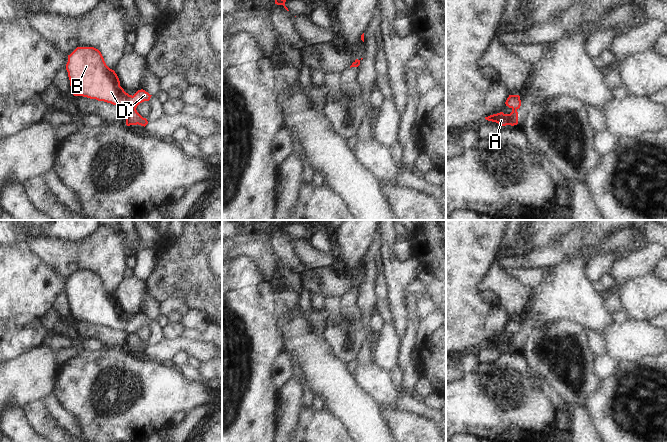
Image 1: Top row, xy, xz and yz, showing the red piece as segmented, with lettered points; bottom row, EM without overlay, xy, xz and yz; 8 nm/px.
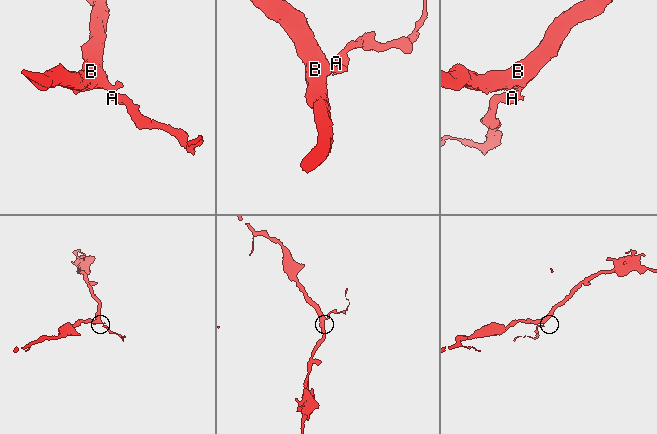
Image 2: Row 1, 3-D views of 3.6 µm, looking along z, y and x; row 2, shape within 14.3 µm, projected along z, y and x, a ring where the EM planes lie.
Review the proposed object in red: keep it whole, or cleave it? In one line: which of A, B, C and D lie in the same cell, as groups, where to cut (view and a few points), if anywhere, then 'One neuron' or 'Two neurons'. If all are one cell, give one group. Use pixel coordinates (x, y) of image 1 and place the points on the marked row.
Groups: A / B C D. Split along xy (128, 108), (135, 109). Two neurons.

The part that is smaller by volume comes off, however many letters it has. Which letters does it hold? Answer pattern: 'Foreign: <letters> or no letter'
Foreign: A

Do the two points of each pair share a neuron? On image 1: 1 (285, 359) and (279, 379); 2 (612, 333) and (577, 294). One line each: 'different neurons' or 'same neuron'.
1: same neuron
2: different neurons

